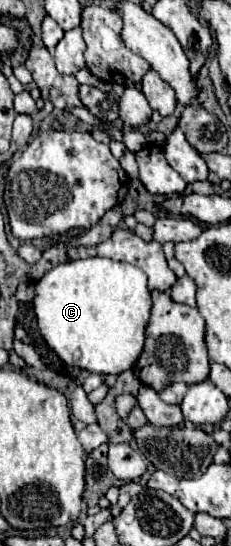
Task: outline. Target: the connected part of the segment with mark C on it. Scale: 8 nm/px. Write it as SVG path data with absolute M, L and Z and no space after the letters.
M90 257L50 269L36 283L34 313L44 341L66 365L100 375L120 375L132 369L142 353L150 303L146 275L138 267Z

